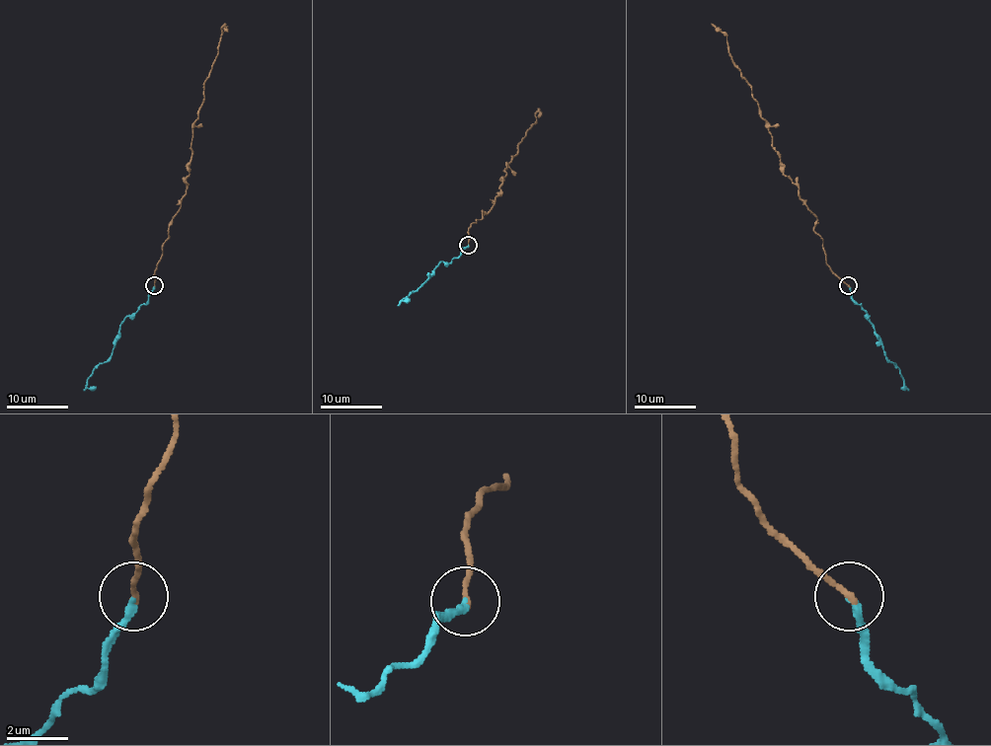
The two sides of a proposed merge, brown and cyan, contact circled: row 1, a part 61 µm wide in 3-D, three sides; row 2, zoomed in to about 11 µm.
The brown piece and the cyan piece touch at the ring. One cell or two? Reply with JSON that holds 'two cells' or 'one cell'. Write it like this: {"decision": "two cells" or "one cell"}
{"decision": "one cell"}

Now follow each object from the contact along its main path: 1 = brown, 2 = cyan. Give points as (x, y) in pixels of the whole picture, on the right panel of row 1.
1: (848, 286), (826, 262), (817, 217), (784, 173), (751, 86), (731, 58), (726, 37), (712, 23)
2: (848, 286), (854, 300), (866, 312), (865, 317), (873, 326), (884, 356), (900, 372), (901, 389)

